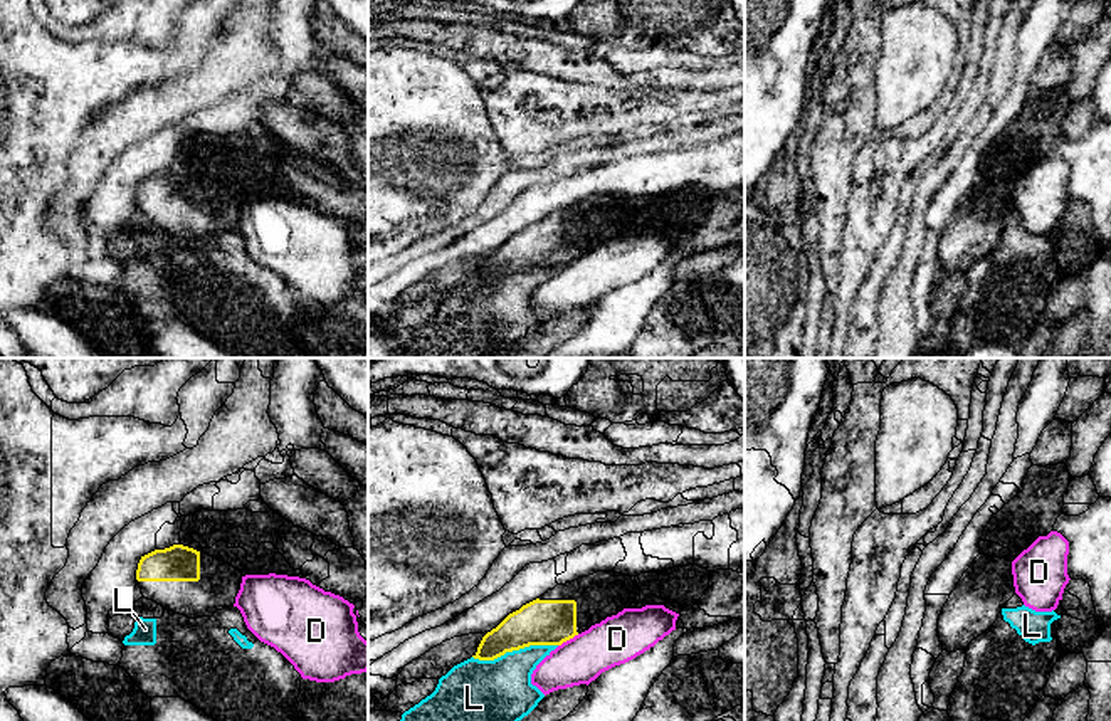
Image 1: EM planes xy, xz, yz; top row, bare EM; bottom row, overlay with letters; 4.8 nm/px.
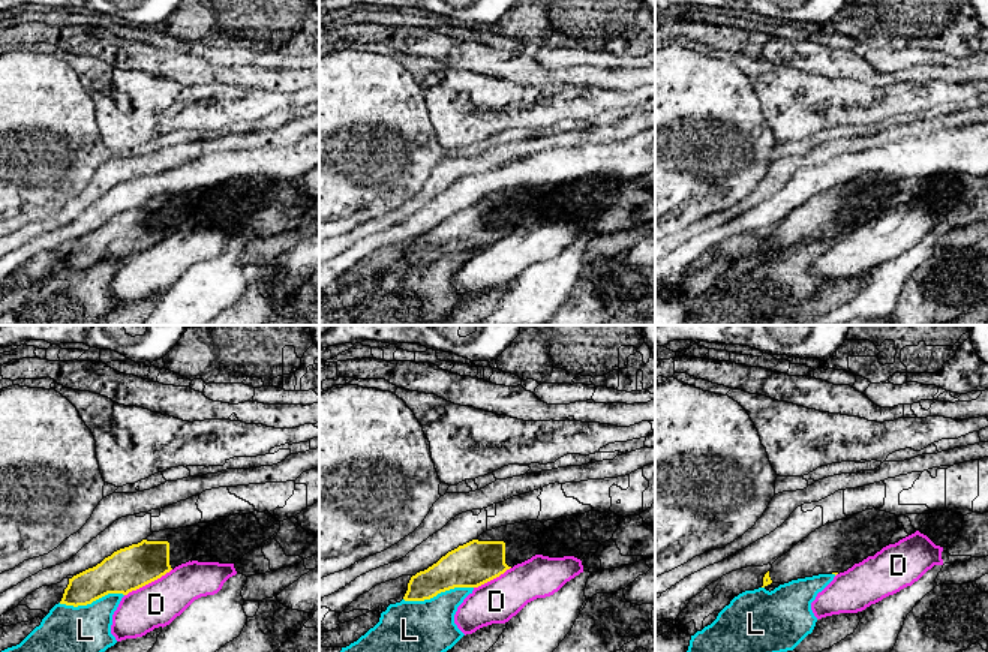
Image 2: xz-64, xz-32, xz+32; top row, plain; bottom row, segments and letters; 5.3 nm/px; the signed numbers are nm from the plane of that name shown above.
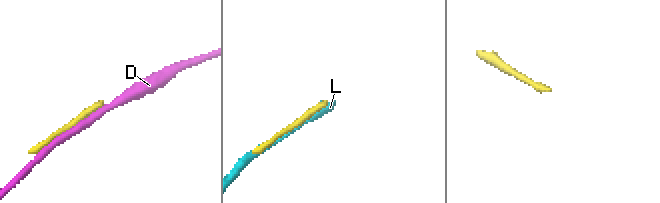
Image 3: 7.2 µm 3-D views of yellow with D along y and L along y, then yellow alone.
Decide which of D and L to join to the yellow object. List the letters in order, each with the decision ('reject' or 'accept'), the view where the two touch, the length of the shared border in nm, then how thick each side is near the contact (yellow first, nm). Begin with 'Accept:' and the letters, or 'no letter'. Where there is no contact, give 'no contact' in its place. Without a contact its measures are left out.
Accept: no letter
D: reject; contact in xz; length 120 nm; calibres 220 and 240 nm
L: reject; contact in xz; length 420 nm; calibres 220 and 340 nm

